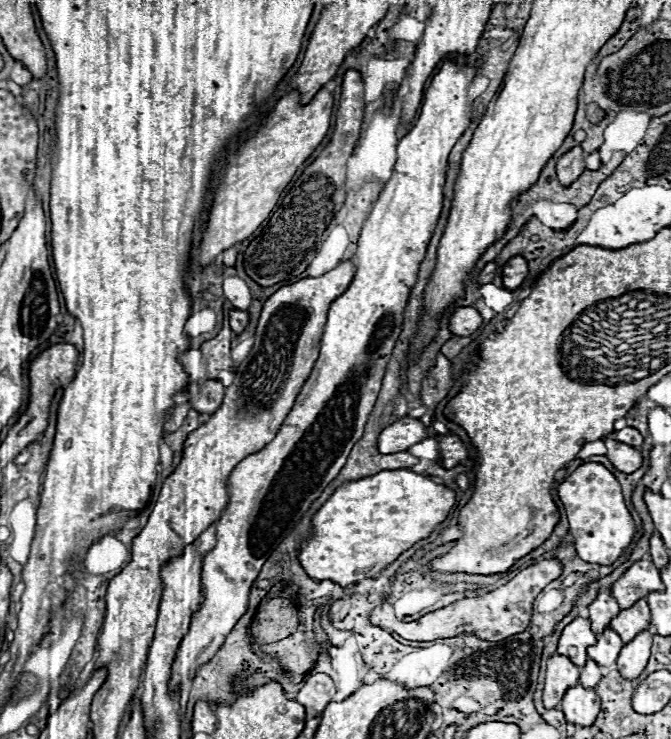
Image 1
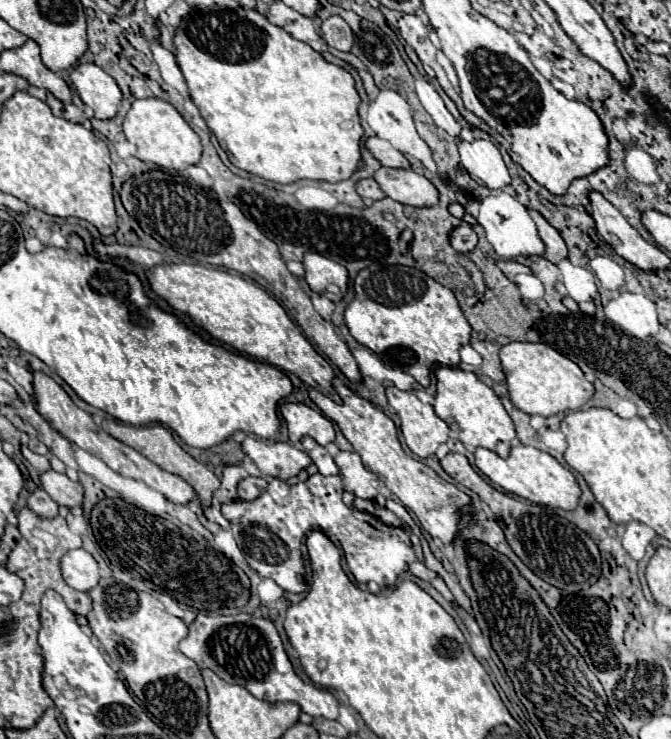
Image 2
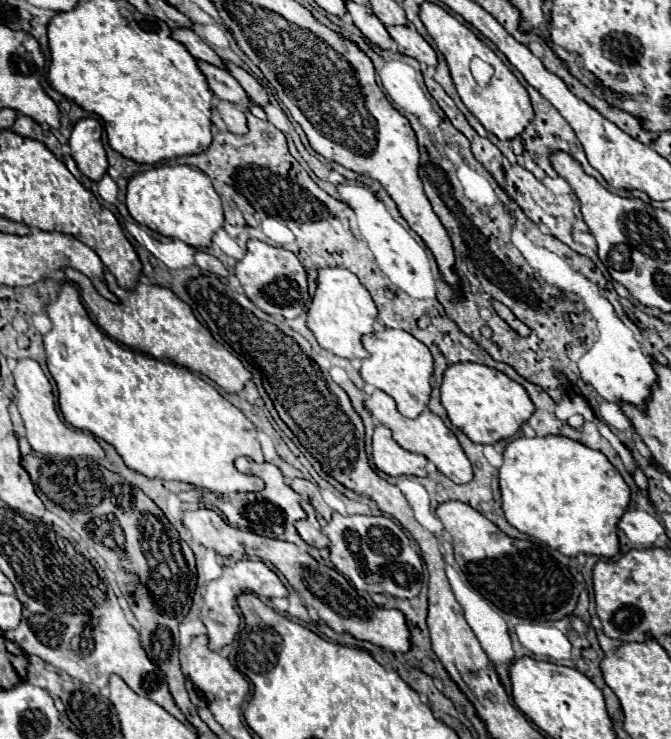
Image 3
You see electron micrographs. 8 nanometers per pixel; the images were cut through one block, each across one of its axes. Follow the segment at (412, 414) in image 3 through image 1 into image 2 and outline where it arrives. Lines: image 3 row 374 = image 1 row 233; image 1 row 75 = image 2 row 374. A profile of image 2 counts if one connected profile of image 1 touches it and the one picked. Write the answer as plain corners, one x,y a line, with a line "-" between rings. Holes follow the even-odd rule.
442,366
436,370
436,378
438,378
438,384
436,384
436,396
432,404
434,412
450,426
450,430
458,434
460,442
466,448
482,446
506,458
516,438
516,428
514,428
512,418
504,410
502,402
494,394
494,390
486,386
482,380
478,380
474,372
464,372
460,368

